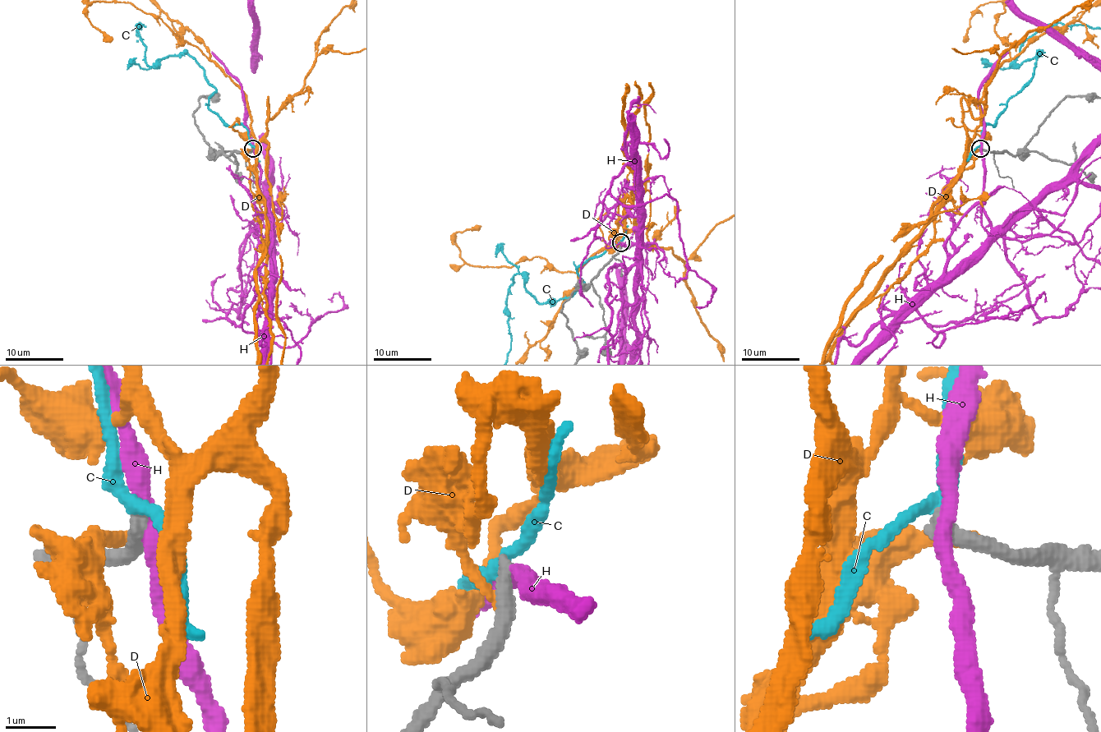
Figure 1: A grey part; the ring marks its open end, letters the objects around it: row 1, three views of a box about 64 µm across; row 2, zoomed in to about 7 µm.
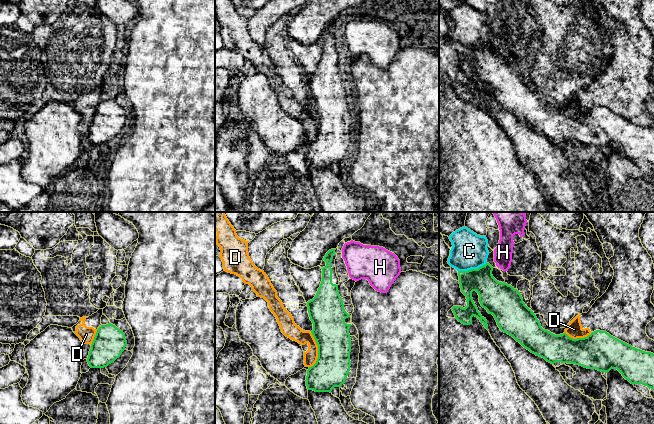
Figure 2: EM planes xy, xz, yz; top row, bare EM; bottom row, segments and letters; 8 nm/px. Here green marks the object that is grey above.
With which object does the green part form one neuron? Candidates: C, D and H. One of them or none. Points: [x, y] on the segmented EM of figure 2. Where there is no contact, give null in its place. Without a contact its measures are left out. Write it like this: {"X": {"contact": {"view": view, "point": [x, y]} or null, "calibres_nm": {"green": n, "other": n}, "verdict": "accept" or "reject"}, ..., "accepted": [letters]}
{"C": {"contact": {"view": "yz", "point": [472, 269]}, "calibres_nm": {"green": 220, "other": 280}, "verdict": "reject"}, "D": {"contact": {"view": "xz", "point": [318, 350]}, "calibres_nm": {"green": 280, "other": 120}, "verdict": "reject"}, "H": {"contact": null, "verdict": "reject"}, "accepted": []}

